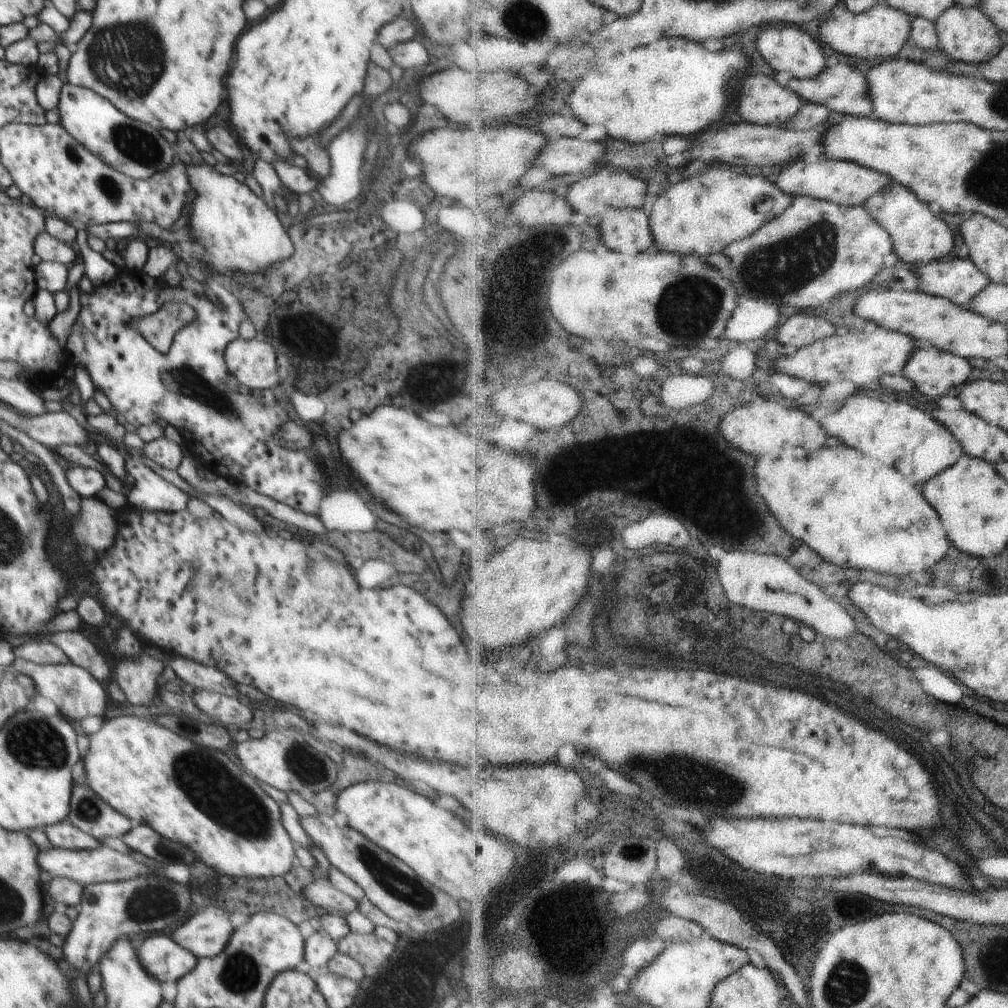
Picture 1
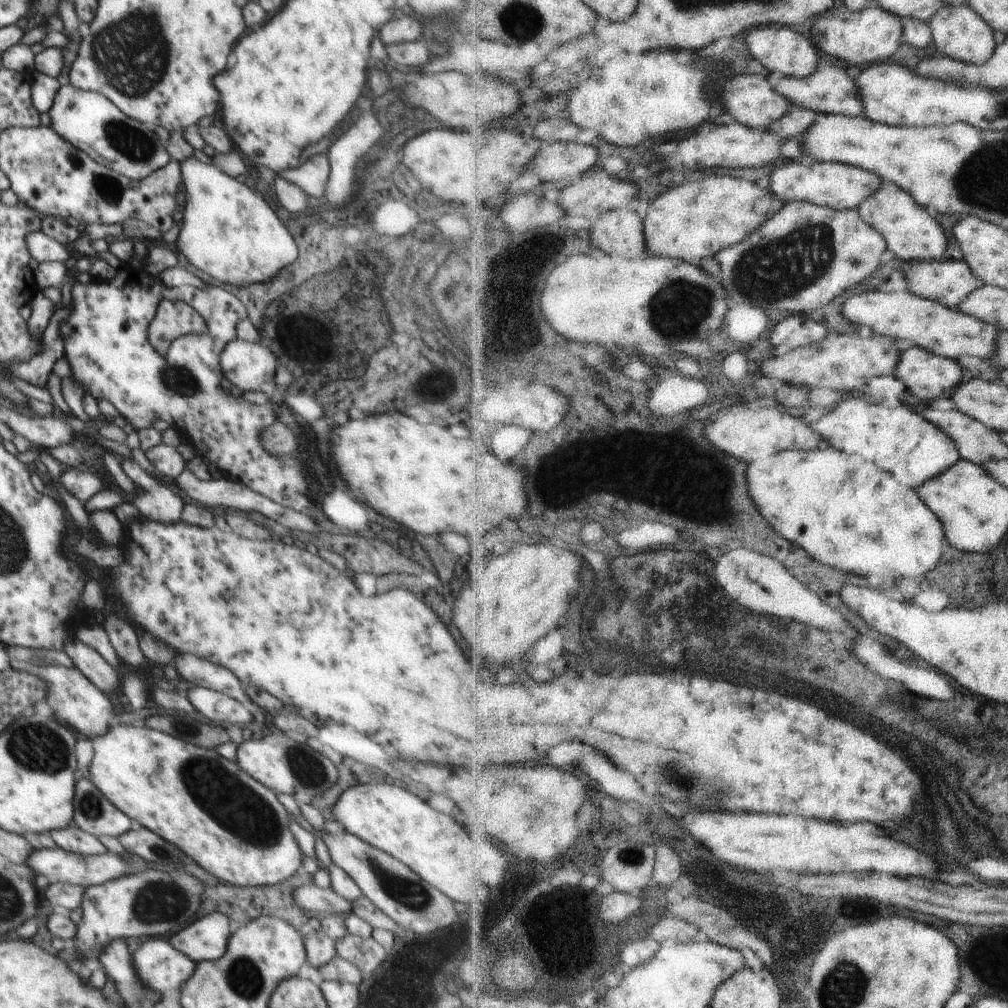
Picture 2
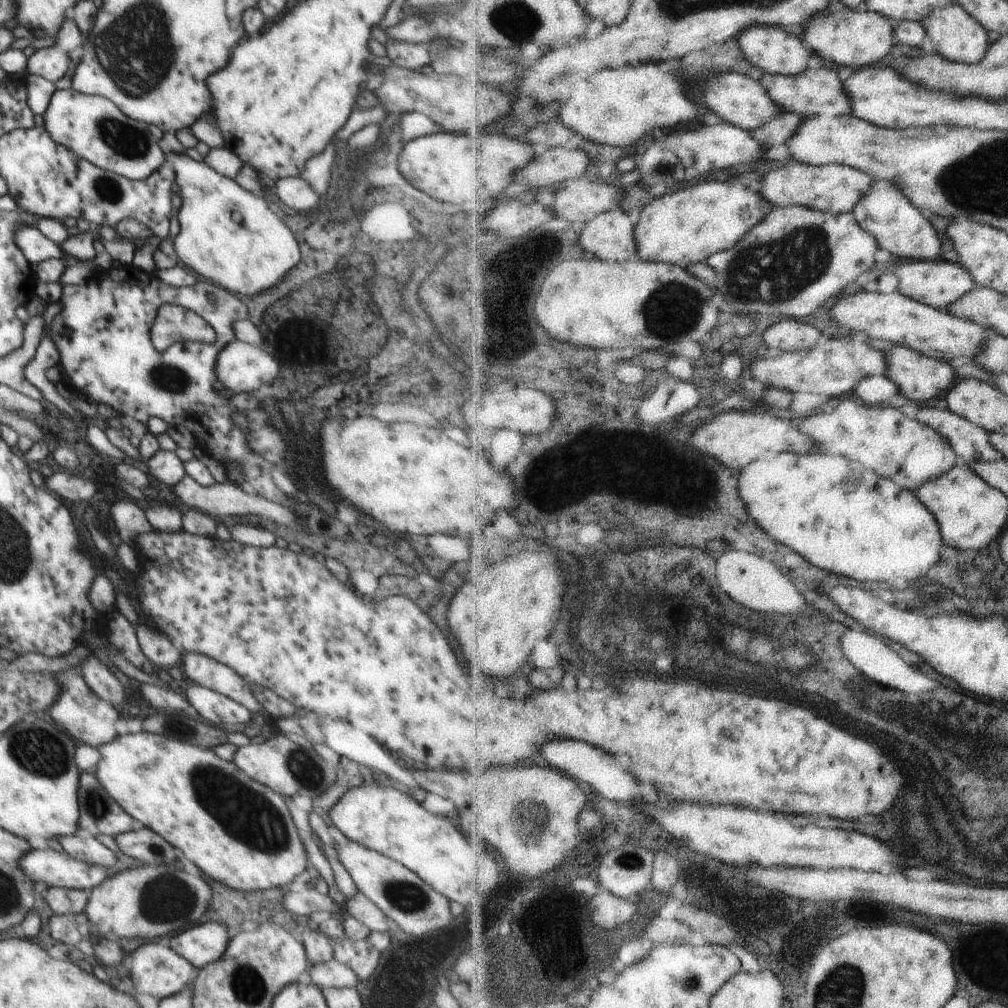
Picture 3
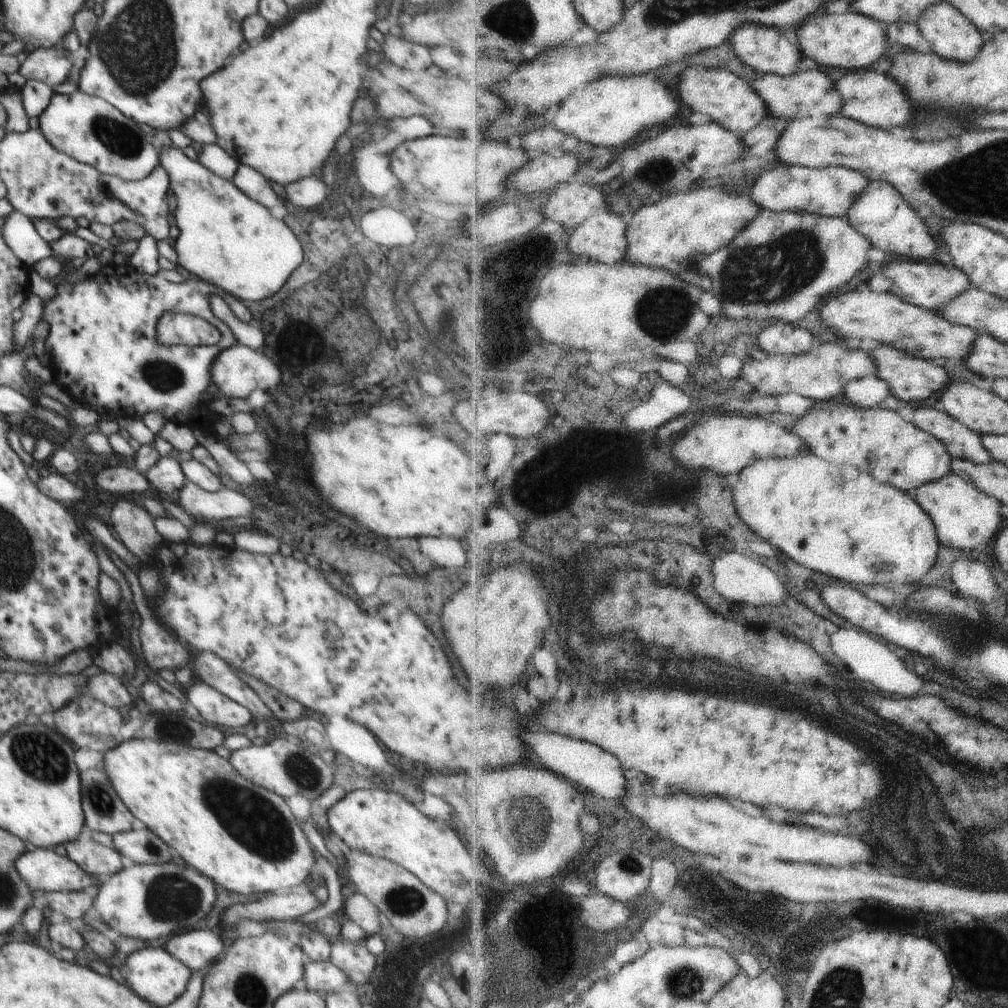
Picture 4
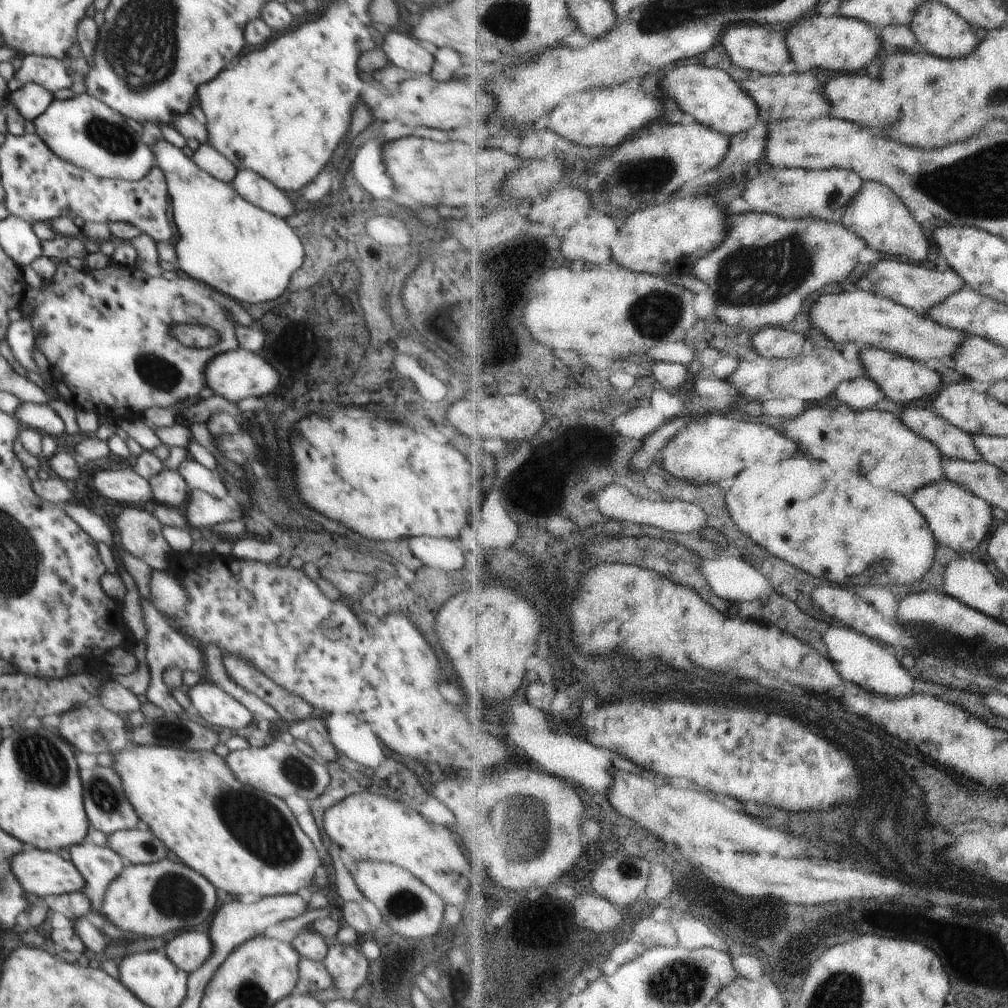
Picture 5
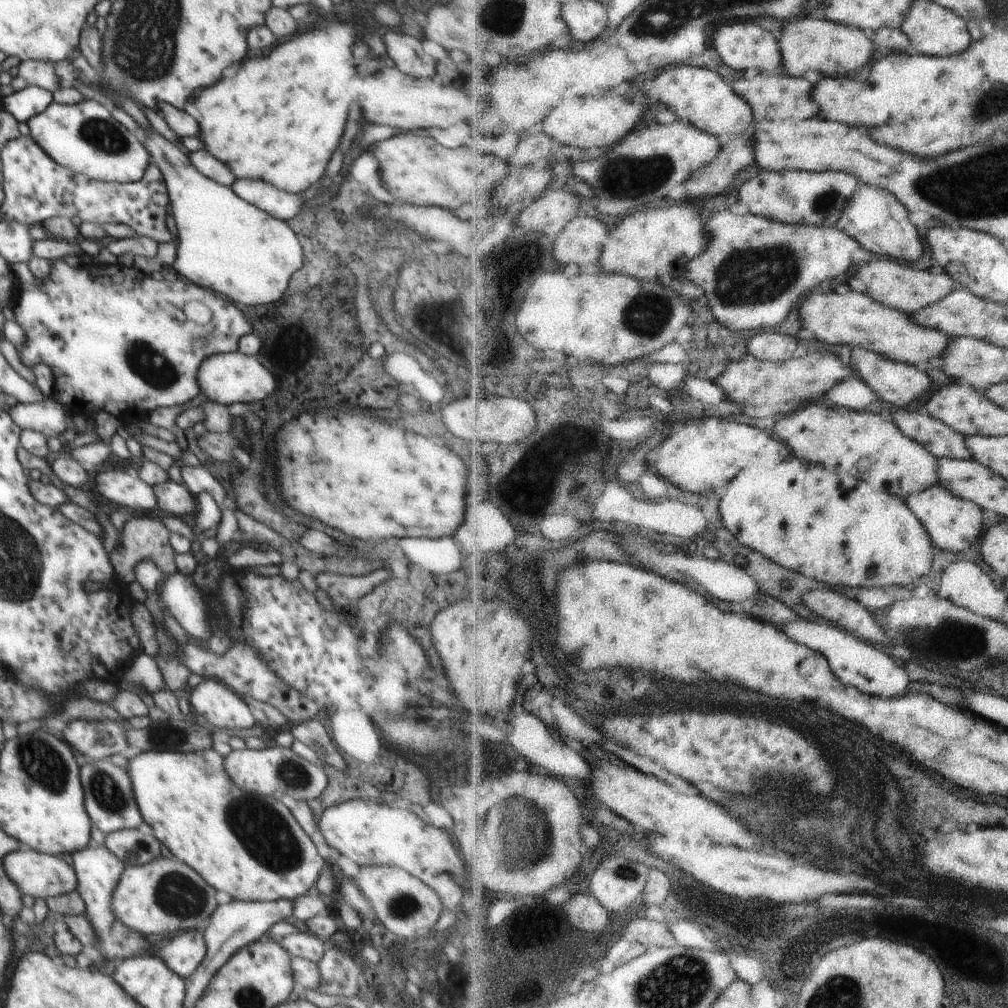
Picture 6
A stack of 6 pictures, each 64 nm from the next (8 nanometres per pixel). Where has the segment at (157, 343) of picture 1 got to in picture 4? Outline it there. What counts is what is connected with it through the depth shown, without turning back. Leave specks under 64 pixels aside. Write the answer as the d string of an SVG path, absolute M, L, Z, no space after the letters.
M166 313L159 318L157 339L163 346L210 346L220 342L221 332L200 317L182 313Z

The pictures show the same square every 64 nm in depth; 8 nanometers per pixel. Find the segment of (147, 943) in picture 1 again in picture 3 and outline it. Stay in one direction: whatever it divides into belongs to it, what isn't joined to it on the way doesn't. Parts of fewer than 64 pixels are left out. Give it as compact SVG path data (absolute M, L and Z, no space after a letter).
M158 942L144 944L130 953L130 980L134 982L136 992L154 996L160 1001L190 986L198 974L197 968L188 960L179 957L169 946Z

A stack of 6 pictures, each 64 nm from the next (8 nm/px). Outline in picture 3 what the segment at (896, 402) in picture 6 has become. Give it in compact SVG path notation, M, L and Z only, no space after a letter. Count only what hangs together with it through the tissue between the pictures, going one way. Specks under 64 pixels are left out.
M902 345L890 347L885 354L888 356L889 369L884 375L899 384L900 393L910 400L930 400L934 396L940 396L940 392L950 390L950 384L952 384L952 378L954 378L954 369L949 362L918 354L913 348Z

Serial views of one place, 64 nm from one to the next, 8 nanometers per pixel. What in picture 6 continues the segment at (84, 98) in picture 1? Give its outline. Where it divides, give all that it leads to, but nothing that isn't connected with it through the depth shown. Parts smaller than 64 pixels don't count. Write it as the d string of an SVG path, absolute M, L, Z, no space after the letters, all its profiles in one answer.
M85 99L75 105L63 105L53 101L44 112L26 121L34 142L54 162L89 179L107 183L133 183L142 180L151 156L126 126L112 117L106 108L93 99Z

